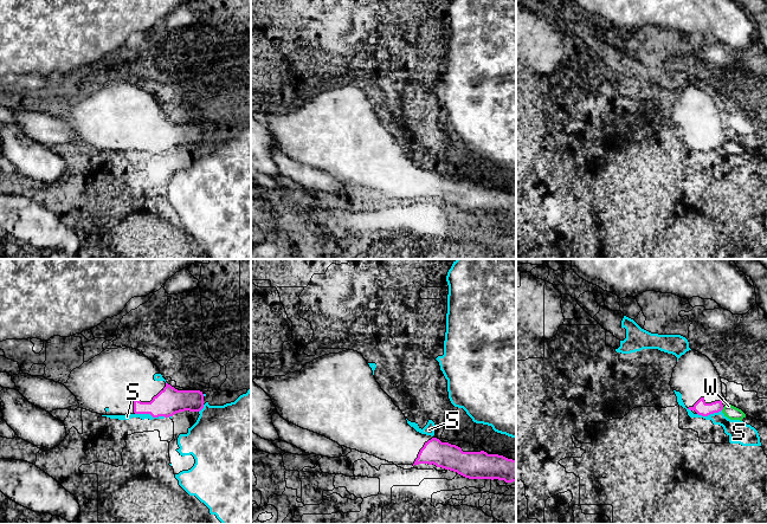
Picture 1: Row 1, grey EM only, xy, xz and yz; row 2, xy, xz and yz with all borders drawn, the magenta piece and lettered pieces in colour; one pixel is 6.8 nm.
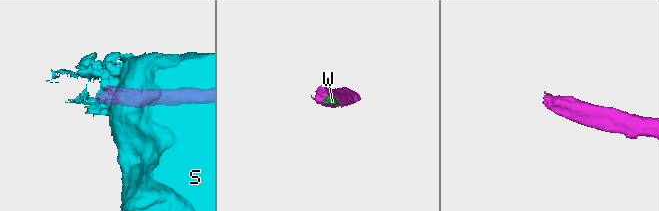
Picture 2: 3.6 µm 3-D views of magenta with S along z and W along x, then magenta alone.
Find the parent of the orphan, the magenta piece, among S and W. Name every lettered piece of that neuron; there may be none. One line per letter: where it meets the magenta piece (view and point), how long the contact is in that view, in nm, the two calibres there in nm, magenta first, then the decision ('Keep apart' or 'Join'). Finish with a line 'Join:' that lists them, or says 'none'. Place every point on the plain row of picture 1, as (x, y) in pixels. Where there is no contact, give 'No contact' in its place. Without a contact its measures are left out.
S: Touches magenta at xy (150, 149). Shared border 200 nm. Thickness 190 nm (magenta) against 50 nm. Keep apart
W: Touches magenta at yz (722, 143). Shared border 30 nm. Thickness 90 nm (magenta) against 90 nm. Keep apart
Join: none

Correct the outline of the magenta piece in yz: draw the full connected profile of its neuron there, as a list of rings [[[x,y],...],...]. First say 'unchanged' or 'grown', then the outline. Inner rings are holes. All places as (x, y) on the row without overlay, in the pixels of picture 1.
grown | [[[689,85],[682,90],[673,103],[670,121],[682,129],[682,135],[688,144],[694,149],[708,151],[718,148],[727,141],[727,135],[722,129],[721,112],[713,97],[696,85]]]

